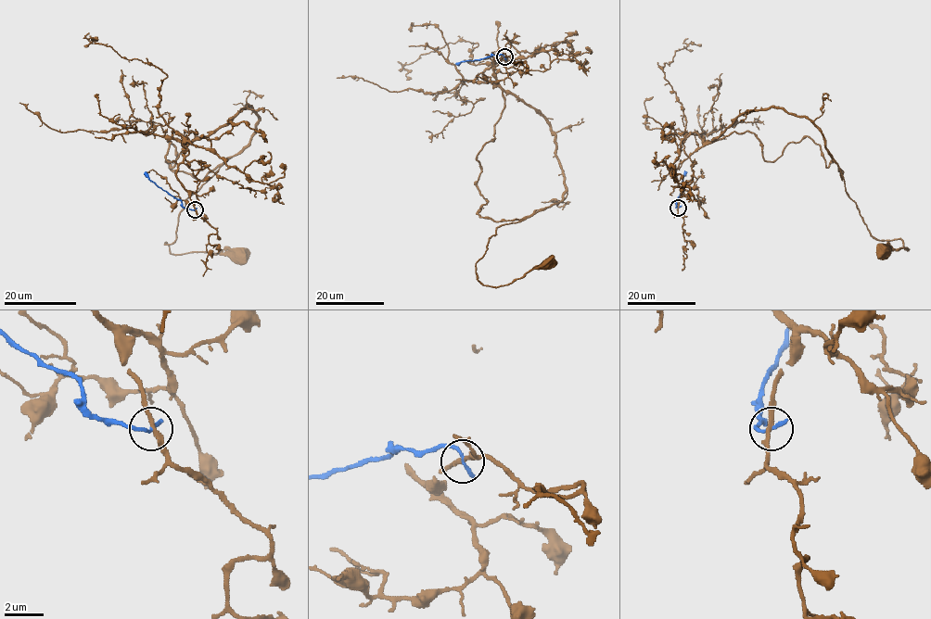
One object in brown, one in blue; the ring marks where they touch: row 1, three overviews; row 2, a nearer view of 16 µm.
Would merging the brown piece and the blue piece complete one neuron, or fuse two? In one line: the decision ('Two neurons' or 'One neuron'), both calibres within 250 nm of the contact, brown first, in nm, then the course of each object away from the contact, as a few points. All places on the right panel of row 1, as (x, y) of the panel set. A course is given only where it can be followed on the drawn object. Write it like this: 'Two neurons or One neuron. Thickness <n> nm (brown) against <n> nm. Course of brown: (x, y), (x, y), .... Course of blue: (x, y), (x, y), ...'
Two neurons. Thickness 200 nm (brown) against 200 nm. Course of brown: (679, 207), (682, 161), (740, 115), (780, 107), (819, 130), (872, 235), (900, 239), (908, 249), (883, 252). Course of blue: (679, 207), (676, 205), (684, 170)

